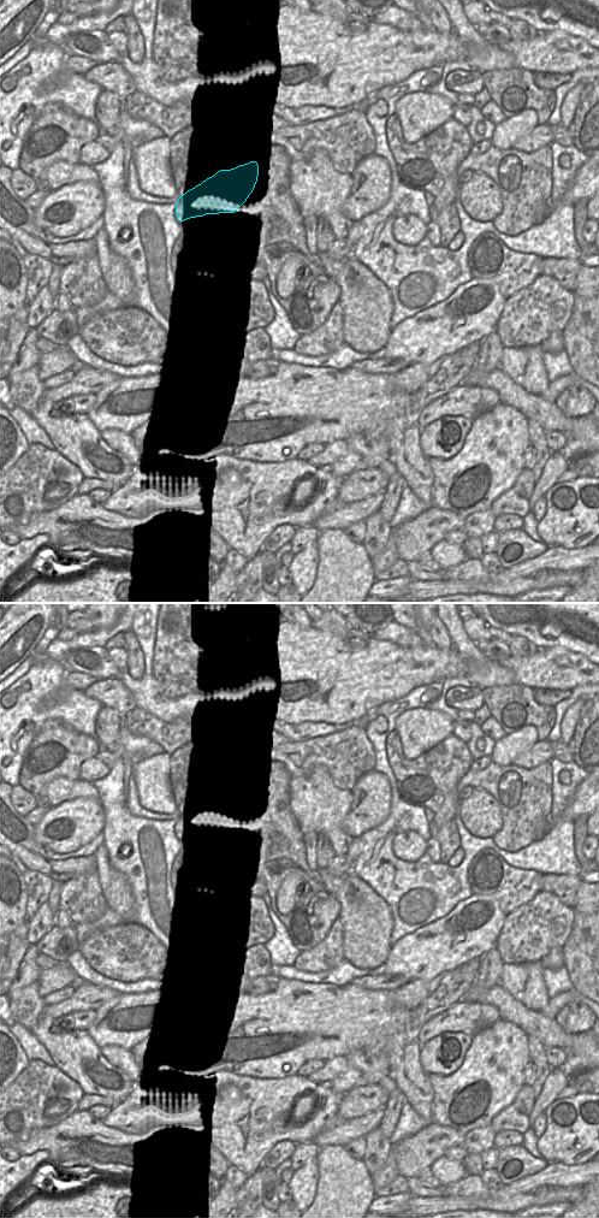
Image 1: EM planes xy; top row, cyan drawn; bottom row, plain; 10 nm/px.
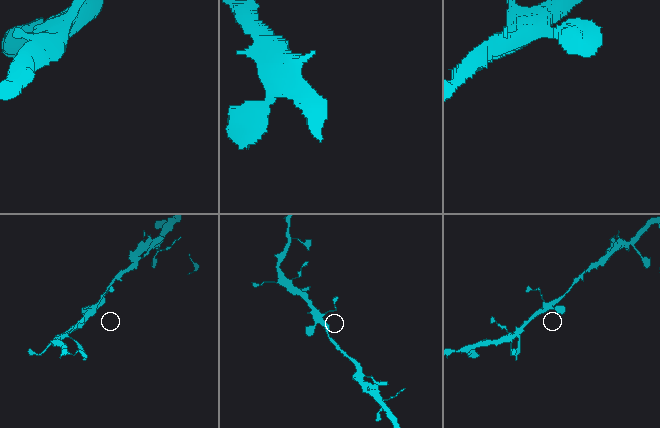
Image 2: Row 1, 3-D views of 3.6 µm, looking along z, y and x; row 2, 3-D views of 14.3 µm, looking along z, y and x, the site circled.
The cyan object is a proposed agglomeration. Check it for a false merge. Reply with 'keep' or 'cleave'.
keep

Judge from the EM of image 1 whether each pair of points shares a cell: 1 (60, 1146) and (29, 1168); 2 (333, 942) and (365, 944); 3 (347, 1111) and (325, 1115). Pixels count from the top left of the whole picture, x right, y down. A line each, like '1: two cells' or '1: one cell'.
1: two cells
2: two cells
3: two cells

